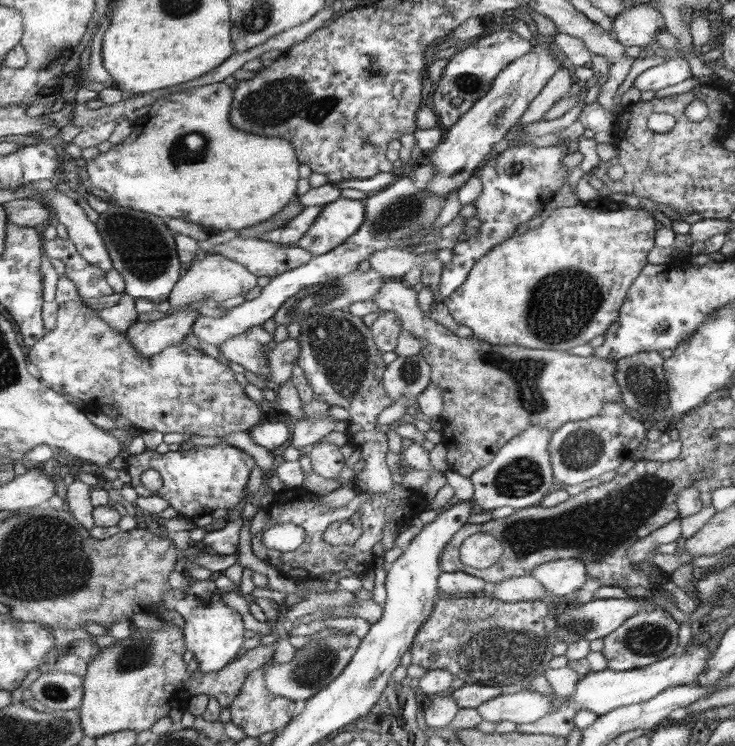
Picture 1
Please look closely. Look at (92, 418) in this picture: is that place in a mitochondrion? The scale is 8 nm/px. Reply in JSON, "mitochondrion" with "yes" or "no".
{"mitochondrion":"no"}

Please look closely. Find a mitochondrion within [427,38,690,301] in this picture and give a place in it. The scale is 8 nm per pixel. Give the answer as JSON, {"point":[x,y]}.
{"point":[467,83]}

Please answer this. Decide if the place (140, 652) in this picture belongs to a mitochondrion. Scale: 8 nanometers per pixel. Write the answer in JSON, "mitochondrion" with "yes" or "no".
{"mitochondrion":"yes"}

